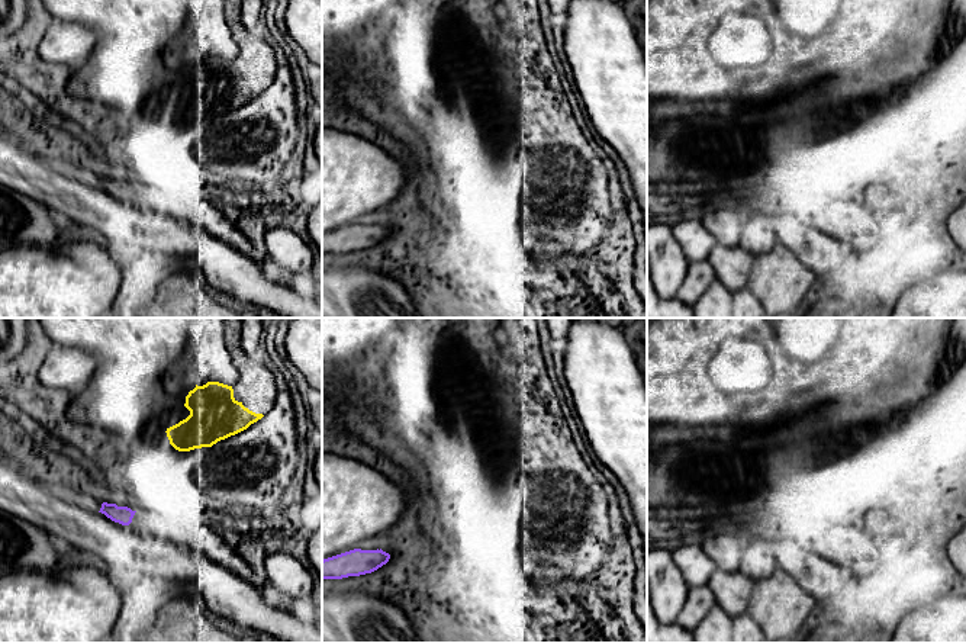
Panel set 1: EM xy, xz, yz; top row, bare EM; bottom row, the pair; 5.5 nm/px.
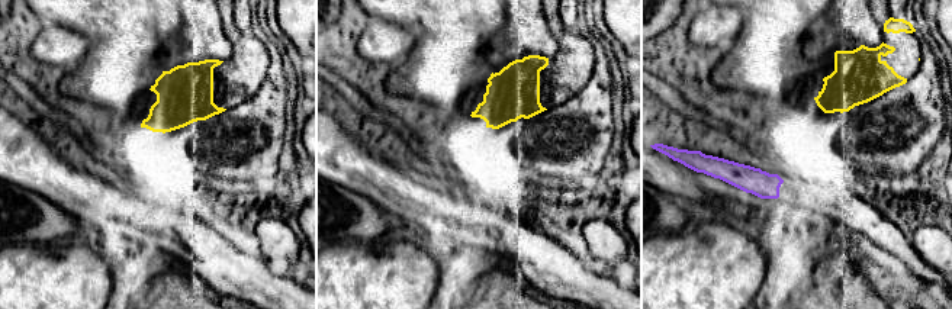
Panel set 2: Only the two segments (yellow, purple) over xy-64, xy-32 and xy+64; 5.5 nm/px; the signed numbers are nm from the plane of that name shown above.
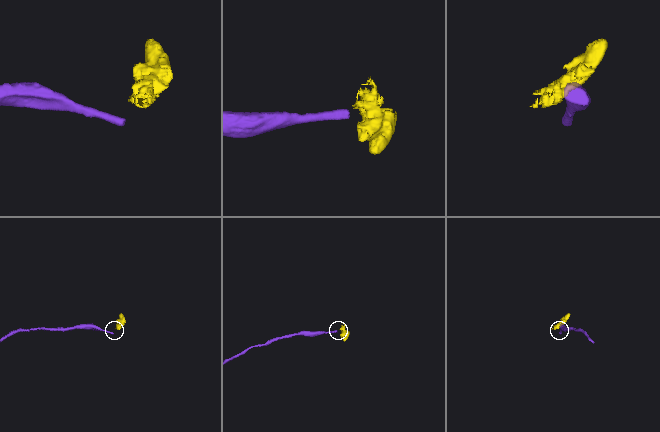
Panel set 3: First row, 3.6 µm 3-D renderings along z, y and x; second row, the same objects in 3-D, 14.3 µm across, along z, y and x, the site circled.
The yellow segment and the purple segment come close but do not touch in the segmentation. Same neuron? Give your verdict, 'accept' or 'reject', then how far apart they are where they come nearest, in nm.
reject | 420 nm

